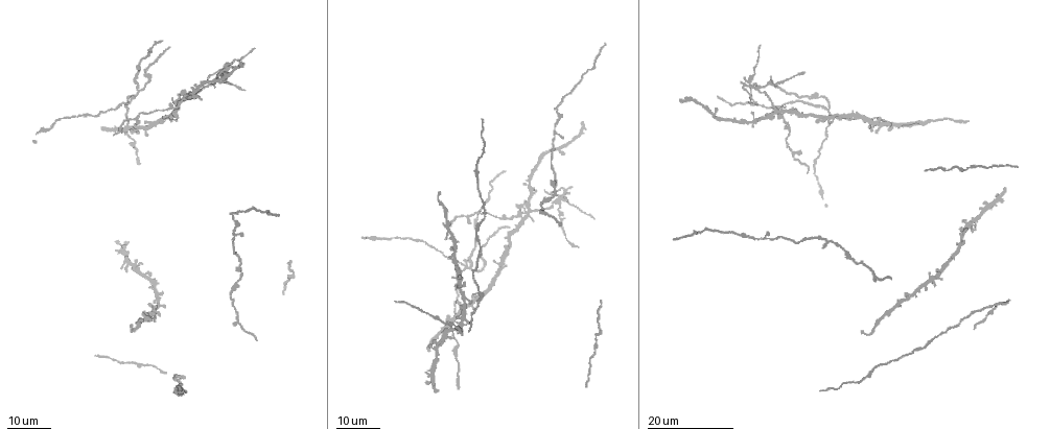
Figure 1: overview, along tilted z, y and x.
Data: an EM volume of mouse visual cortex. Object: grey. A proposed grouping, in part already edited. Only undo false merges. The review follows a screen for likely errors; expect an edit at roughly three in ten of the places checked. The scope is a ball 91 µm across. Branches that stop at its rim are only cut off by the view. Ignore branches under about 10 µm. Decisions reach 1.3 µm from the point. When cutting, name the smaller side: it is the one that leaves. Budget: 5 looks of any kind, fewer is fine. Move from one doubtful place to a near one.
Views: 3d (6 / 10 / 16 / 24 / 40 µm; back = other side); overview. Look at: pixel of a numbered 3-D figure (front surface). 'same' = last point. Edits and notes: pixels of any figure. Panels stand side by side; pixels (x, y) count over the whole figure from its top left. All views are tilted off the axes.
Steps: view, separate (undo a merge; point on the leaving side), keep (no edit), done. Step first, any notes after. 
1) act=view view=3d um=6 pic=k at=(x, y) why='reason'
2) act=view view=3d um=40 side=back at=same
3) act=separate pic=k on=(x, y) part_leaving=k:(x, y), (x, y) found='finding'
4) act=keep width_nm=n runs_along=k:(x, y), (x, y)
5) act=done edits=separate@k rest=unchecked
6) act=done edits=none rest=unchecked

act=view view=3d um=16 pic=1 at=(960, 245) why='four or more arms meet'

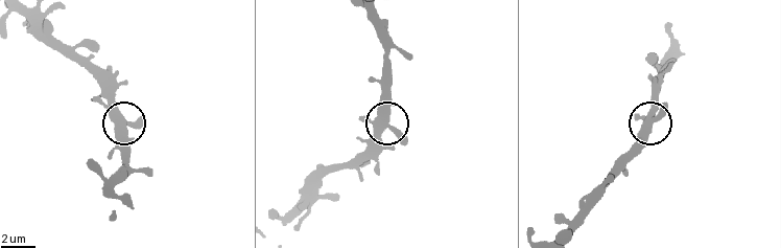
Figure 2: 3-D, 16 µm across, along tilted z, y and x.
act=view view=3d um=6 pic=2 at=(385, 125)

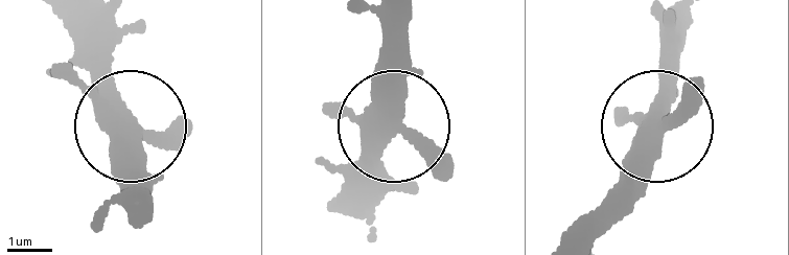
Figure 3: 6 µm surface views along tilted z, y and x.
act=keep runs_along=3:(641, 147), (657, 118), (660, 18) found='one cell here'

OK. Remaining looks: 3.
act=view view=3d um=24 pic=1 at=(933, 278) why='looks like a crossing'

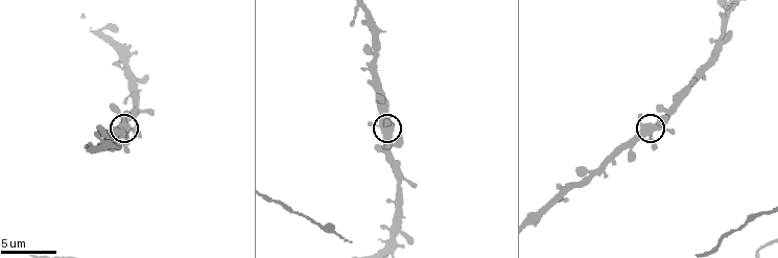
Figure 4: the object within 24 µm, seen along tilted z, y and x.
act=view view=3d um=10 pic=4 at=(648, 129)

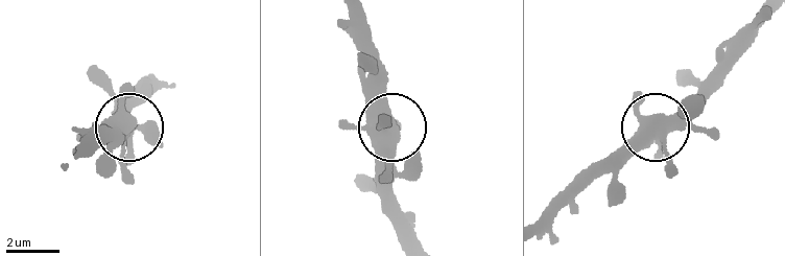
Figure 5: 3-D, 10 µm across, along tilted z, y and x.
act=keep width_nm=460 found='continuous, no second cell'

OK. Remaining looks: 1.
act=done edits=none rest=unchecked

